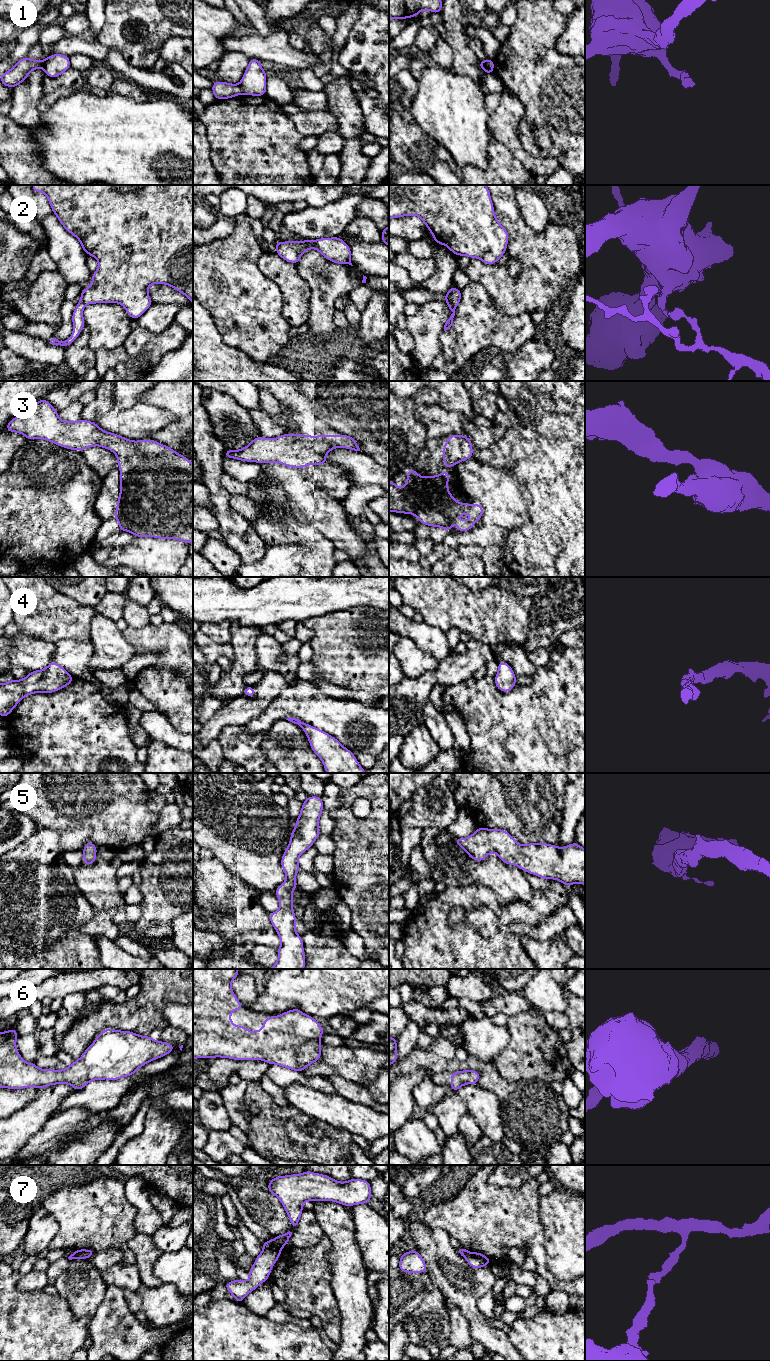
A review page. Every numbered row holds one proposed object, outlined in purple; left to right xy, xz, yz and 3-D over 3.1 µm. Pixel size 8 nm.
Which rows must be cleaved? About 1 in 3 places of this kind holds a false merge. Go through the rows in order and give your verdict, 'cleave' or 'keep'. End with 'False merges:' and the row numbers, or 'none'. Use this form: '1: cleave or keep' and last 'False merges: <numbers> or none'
1: cleave
2: cleave
3: keep
4: keep
5: keep
6: keep
7: cleave
False merges: 1, 2, 7

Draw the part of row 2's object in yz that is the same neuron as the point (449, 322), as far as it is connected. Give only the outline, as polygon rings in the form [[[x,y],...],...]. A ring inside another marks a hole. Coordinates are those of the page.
[[[446,301],[446,303],[447,303],[449,310],[452,311],[453,313],[451,314],[450,318],[446,321],[444,325],[444,331],[449,329],[453,325],[453,318],[455,316],[455,307],[448,301]]]

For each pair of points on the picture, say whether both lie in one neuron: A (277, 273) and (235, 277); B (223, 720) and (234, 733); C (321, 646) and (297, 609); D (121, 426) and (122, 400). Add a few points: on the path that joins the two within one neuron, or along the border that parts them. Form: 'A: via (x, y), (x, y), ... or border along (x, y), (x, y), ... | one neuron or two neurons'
A: border along (263, 252), (257, 266), (277, 285), (280, 292) | two neurons
B: border along (243, 725), (226, 725), (216, 738) | two neurons
C: border along (327, 612), (310, 617), (302, 622) | two neurons
D: border along (138, 402), (126, 408), (114, 407) | two neurons

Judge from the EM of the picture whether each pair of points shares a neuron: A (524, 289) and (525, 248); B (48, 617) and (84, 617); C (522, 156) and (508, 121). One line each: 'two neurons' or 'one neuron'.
A: one neuron
B: one neuron
C: one neuron

